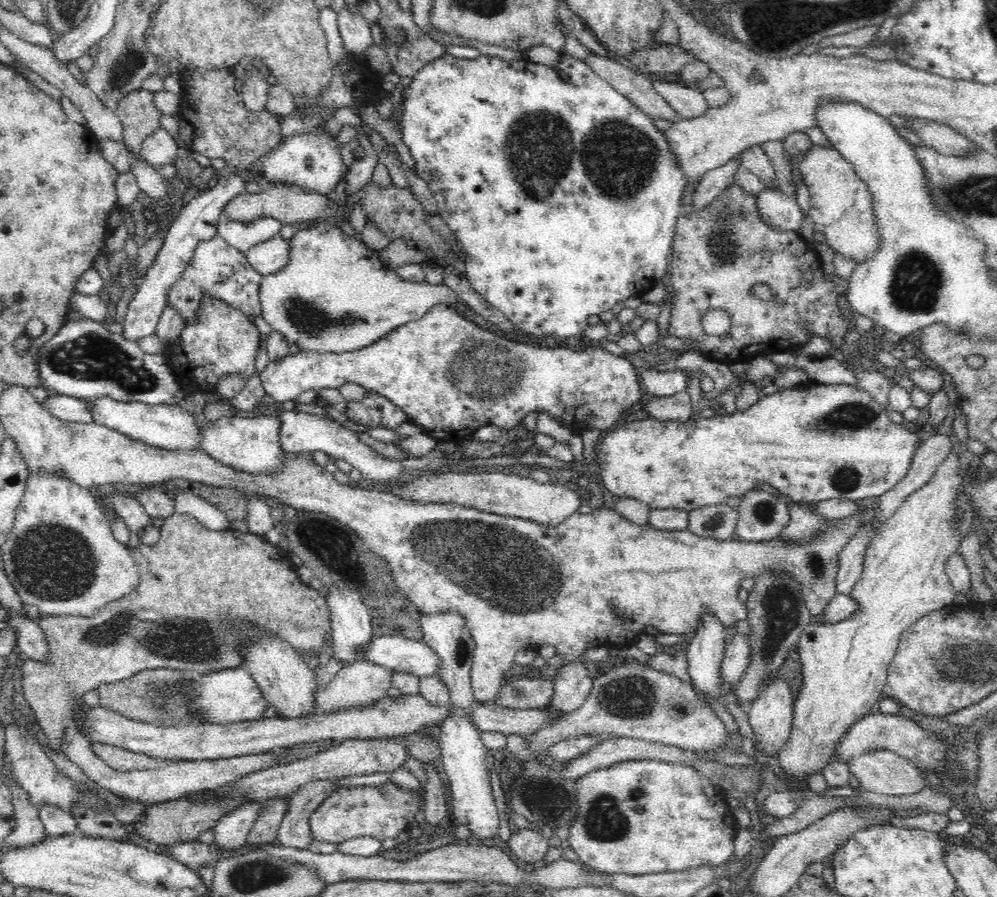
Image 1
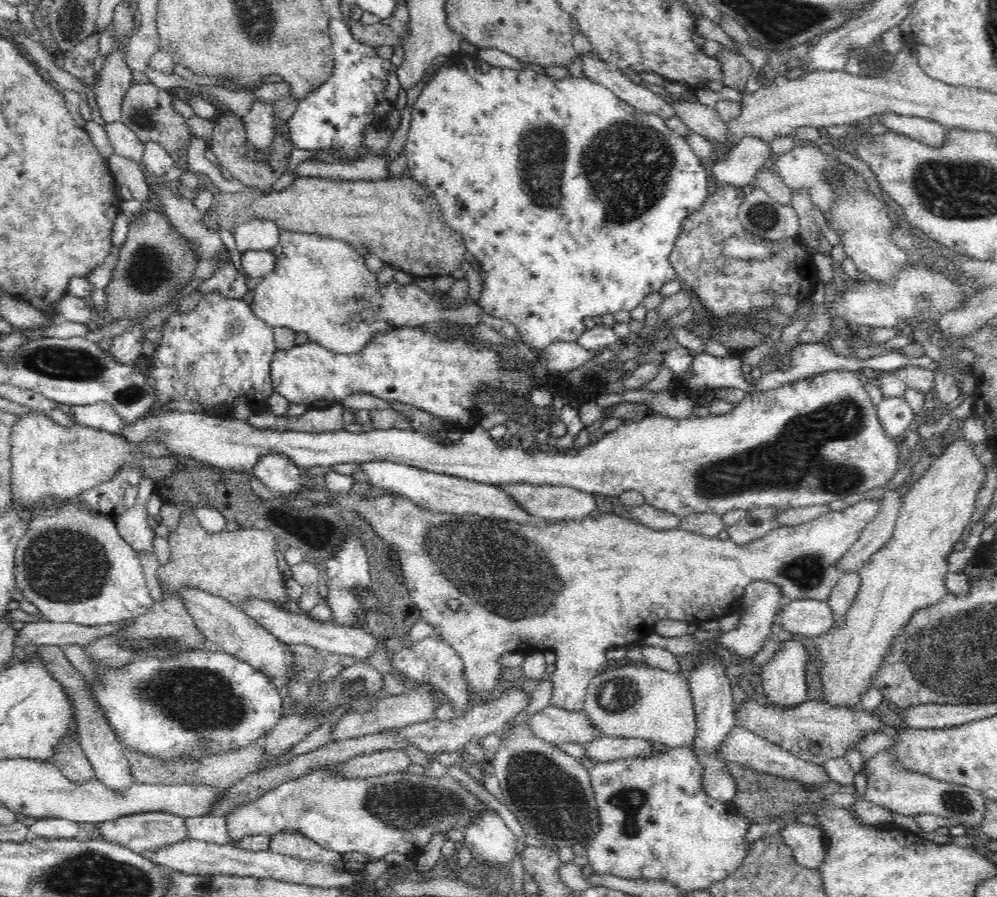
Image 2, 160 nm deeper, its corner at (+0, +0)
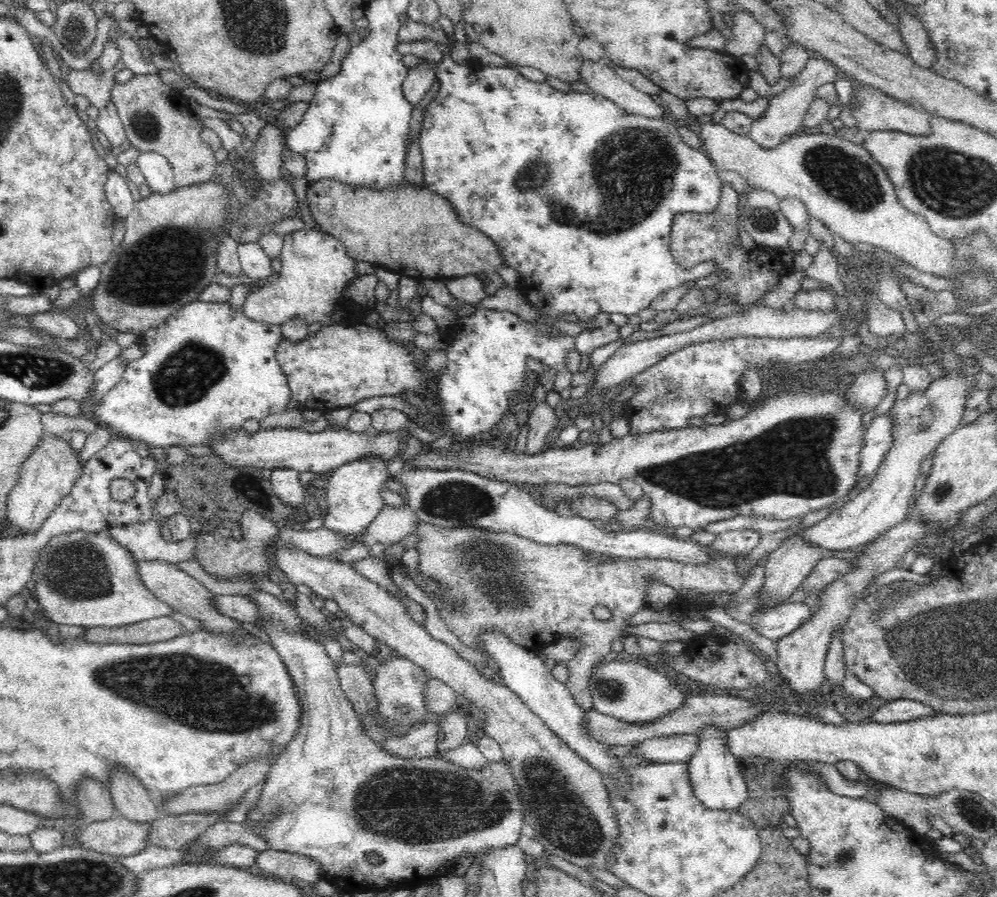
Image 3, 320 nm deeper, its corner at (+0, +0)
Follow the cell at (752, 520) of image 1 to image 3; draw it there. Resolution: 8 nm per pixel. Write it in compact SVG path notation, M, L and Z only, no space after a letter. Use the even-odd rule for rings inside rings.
M738 529L716 535L708 548L725 554L748 555L758 544L762 534L753 529Z

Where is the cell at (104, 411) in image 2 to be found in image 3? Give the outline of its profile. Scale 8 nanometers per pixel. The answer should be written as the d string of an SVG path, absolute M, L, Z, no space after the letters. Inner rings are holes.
M196 301L186 304L185 308L174 312L162 325L150 328L146 332L137 336L136 342L145 346L144 354L139 358L126 365L124 374L118 384L110 390L100 406L96 406L94 410L94 421L99 425L107 424L107 428L113 435L117 437L125 437L129 439L144 440L148 445L169 447L169 446L204 446L214 442L214 436L222 436L222 434L230 434L230 432L238 432L243 428L244 422L253 418L260 422L266 416L274 414L284 414L288 412L288 402L292 400L290 395L290 387L288 379L280 367L277 359L278 344L282 342L283 336L280 325L258 323L257 321L248 319L241 310L234 312L232 306L228 302L204 302Z

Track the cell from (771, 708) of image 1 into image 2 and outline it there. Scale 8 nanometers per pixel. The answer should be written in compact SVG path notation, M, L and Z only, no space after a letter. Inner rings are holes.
M784 640L772 660L762 668L762 686L768 705L795 707L808 699L806 666L811 654L800 640Z

